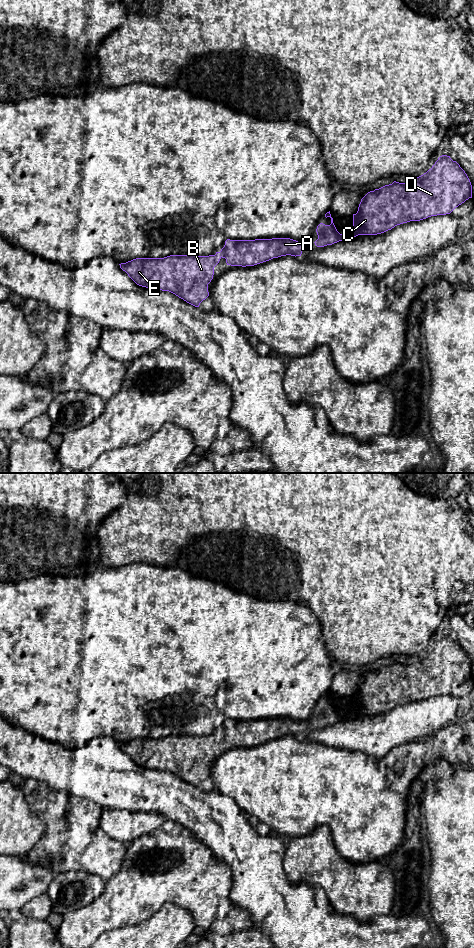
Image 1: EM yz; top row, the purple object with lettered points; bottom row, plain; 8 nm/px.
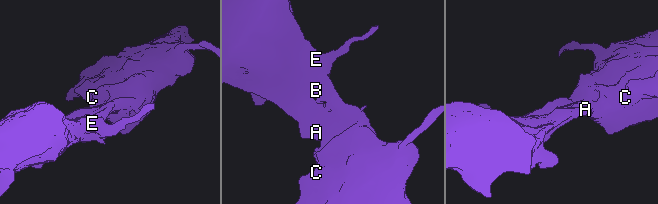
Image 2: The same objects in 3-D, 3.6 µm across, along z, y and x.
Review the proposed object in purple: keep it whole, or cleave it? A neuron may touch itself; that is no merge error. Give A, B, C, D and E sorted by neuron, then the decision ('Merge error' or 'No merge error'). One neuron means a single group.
Groups: A B C D E. No merge error

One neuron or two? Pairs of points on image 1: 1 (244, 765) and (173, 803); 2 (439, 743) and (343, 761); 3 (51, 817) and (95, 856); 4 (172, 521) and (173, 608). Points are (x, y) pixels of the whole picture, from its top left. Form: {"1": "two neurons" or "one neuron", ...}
{"1": "two neurons", "2": "one neuron", "3": "one neuron", "4": "two neurons"}

